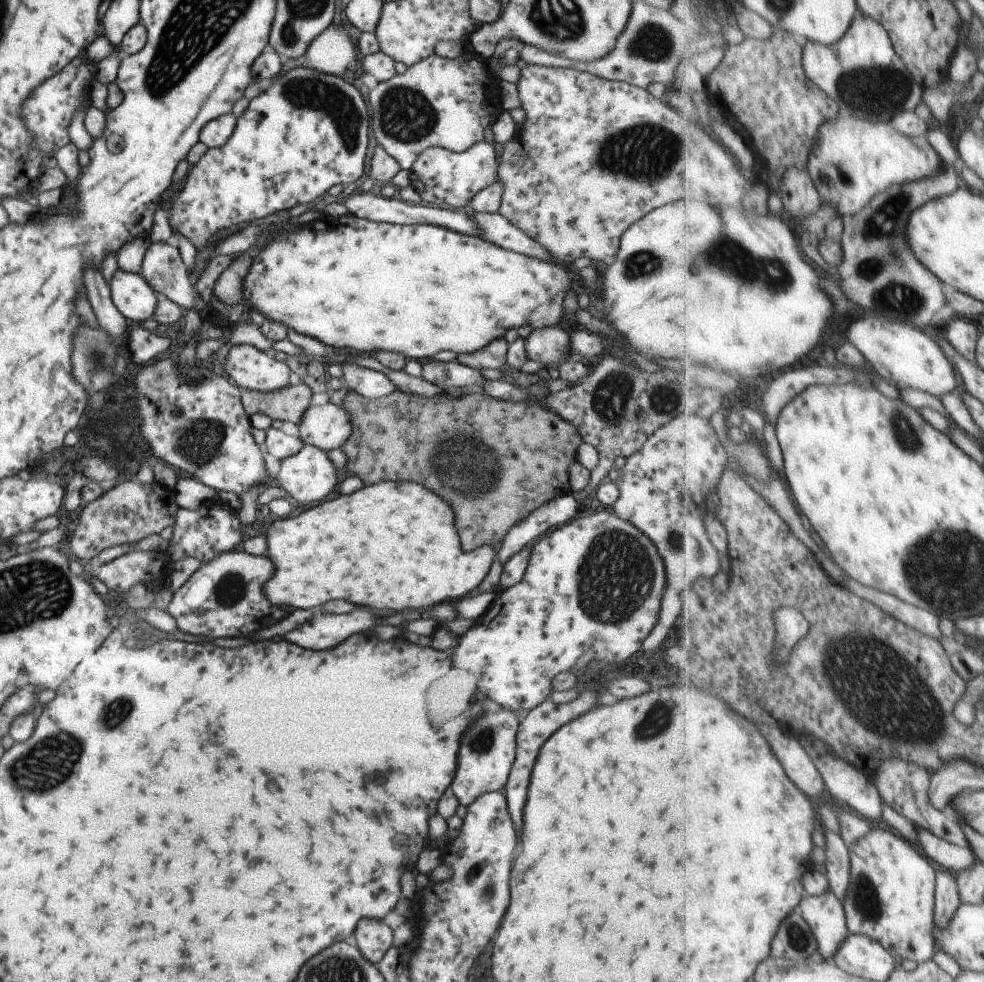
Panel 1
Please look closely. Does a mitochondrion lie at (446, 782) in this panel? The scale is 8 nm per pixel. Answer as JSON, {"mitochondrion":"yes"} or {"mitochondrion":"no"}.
{"mitochondrion":"no"}

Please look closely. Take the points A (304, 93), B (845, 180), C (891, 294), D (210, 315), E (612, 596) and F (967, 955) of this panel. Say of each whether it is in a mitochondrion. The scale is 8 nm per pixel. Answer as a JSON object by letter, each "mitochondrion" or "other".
{"A":"mitochondrion","B":"mitochondrion","C":"mitochondrion","D":"other","E":"mitochondrion","F":"other"}

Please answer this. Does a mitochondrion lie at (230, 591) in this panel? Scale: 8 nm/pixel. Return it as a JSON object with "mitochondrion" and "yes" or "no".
{"mitochondrion":"yes"}

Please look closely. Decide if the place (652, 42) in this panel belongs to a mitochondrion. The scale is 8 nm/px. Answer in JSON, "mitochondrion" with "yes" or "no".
{"mitochondrion":"yes"}

